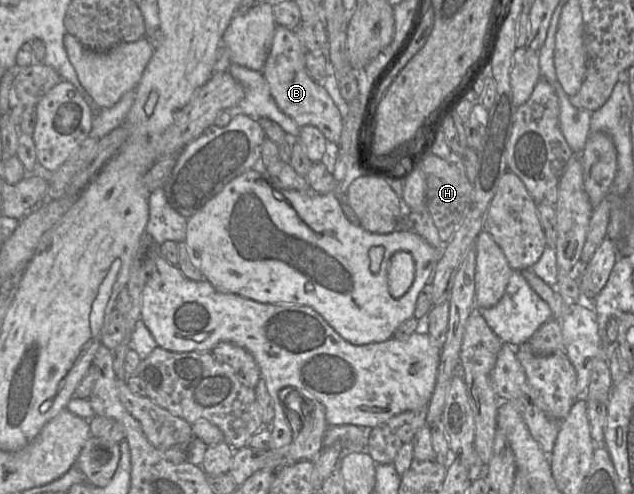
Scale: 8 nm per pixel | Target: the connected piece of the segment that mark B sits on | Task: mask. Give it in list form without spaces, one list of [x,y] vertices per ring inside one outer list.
[[[277,25],[262,74],[268,83],[272,98],[284,114],[292,118],[299,127],[317,127],[330,146],[337,146],[343,128],[342,116],[324,86],[309,76],[304,64],[305,53],[306,50],[294,31]]]

